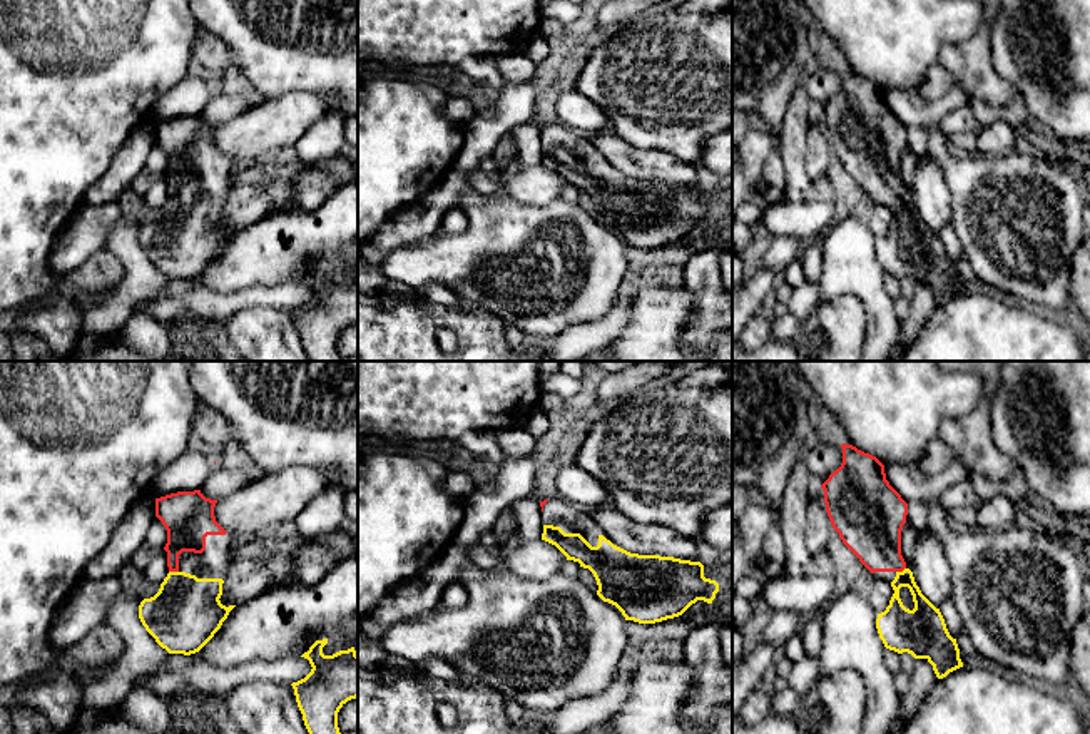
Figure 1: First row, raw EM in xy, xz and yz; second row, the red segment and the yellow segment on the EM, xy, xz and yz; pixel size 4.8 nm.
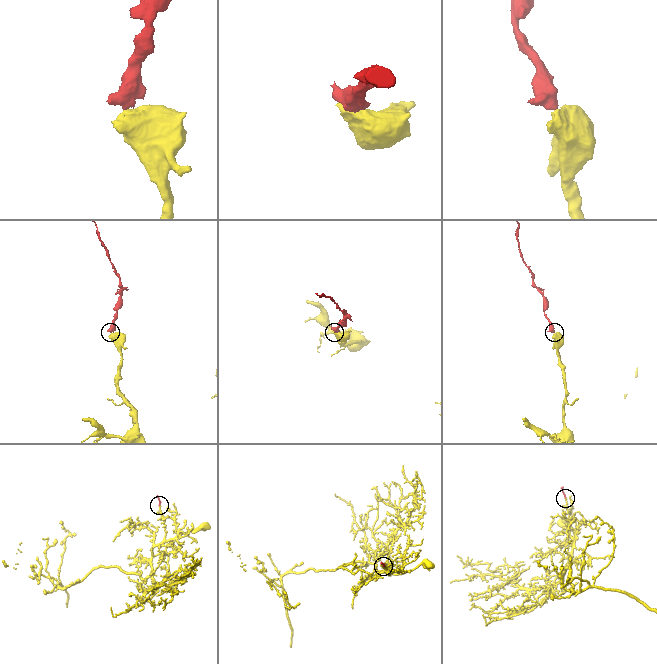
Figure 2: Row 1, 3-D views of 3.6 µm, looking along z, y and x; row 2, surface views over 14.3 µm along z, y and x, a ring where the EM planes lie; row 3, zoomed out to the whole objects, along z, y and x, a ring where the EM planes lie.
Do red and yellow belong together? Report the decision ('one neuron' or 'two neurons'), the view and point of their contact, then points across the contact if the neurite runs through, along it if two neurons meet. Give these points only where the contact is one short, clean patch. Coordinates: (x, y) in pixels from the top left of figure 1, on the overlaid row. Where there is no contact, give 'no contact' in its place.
one neuron; meets red in xy at (174, 570); runs through xy (188, 520), (174, 547), (174, 570), (186, 612)

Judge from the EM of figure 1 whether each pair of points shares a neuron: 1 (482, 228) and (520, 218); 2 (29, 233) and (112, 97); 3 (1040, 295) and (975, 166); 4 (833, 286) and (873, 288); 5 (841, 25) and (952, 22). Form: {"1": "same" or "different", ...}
{"1": "same", "2": "same", "3": "same", "4": "same", "5": "same"}

